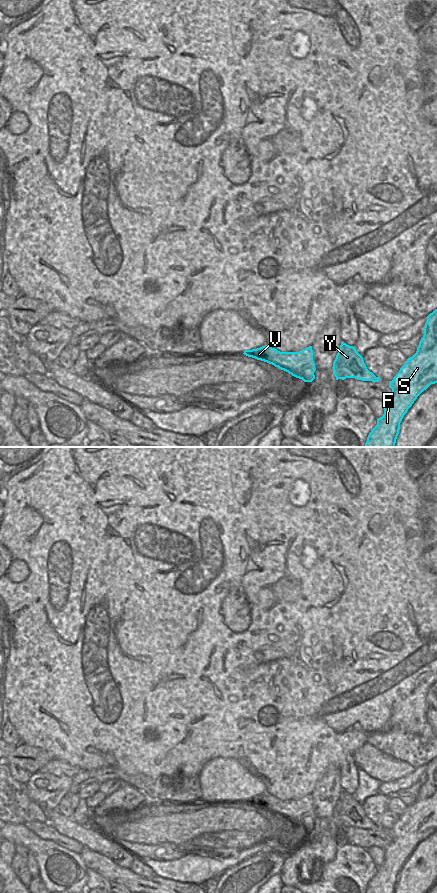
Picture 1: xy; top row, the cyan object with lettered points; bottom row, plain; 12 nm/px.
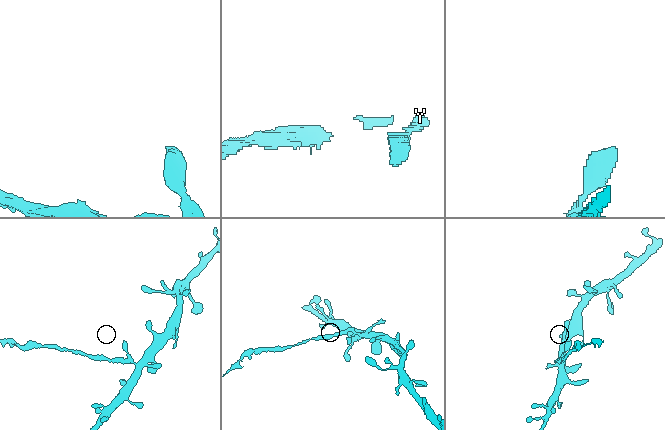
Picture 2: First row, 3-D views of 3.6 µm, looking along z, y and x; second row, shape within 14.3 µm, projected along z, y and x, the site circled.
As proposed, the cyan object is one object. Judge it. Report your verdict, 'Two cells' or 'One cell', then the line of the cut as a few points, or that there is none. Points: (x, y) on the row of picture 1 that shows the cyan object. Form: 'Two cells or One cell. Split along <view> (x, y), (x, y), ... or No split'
Two cells. Split along xy (361, 356), (357, 358), (360, 372), (346, 373), (343, 378).

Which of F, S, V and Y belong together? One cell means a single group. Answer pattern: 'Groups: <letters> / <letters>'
Groups: F S / V Y.

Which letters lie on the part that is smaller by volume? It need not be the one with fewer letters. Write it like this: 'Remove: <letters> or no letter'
Remove: V, Y

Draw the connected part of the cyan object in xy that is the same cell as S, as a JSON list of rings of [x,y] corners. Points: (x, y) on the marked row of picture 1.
[[[437,309],[426,318],[424,335],[416,353],[407,359],[393,380],[389,381],[392,394],[384,401],[384,414],[377,419],[377,425],[369,433],[365,447],[395,447],[404,415],[424,390],[437,383]]]

